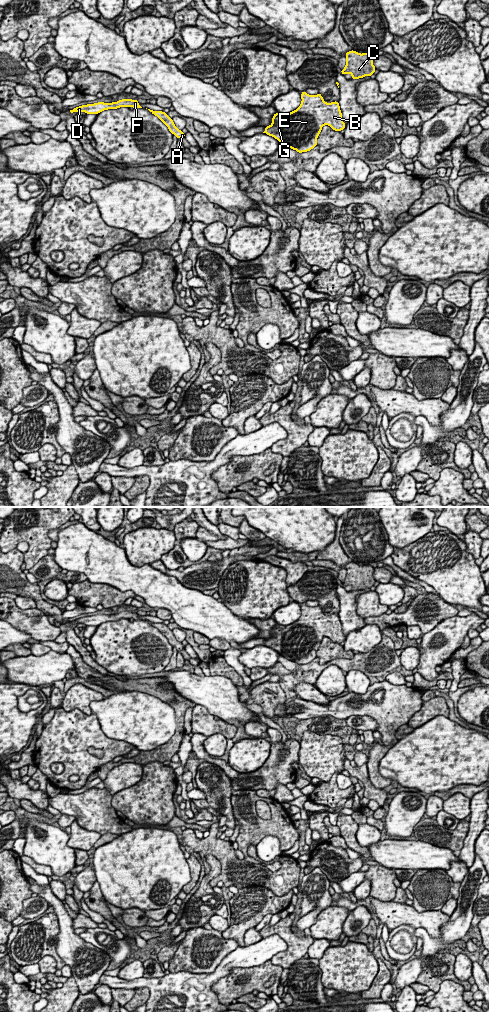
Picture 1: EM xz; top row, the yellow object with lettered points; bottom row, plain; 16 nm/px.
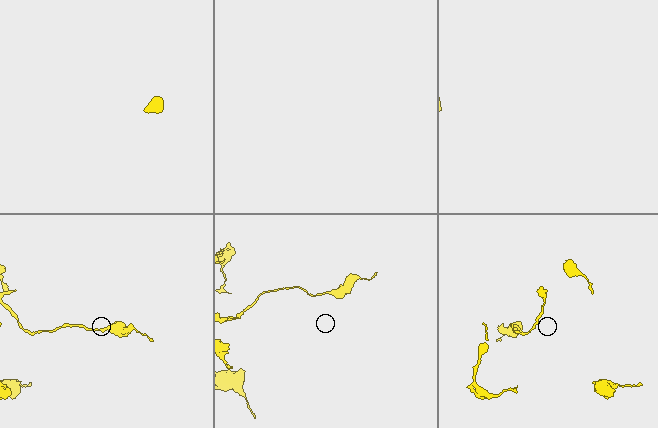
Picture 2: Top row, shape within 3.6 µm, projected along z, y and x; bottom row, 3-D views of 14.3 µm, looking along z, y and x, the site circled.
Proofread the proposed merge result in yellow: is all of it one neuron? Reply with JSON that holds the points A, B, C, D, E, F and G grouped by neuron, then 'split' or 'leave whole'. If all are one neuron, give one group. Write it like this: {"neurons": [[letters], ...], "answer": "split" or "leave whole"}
{"neurons": [["A", "B", "C", "D", "E", "F", "G"]], "answer": "leave whole"}

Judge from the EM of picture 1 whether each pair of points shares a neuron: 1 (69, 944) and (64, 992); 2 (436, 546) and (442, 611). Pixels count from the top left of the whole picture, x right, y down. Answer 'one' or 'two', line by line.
1: two
2: two

